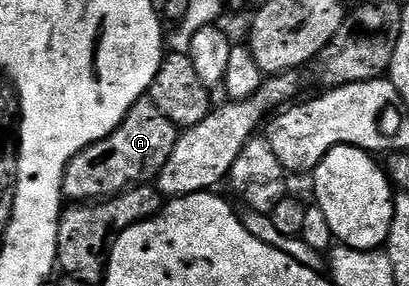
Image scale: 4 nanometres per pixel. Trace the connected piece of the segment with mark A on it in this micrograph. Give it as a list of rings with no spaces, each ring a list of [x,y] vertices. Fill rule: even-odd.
[[[144,98],[134,104],[129,114],[105,138],[93,142],[71,159],[63,175],[63,195],[71,202],[99,202],[104,198],[119,195],[129,188],[154,181],[159,175],[161,166],[169,162],[173,146],[177,146],[180,129],[157,106]]]

